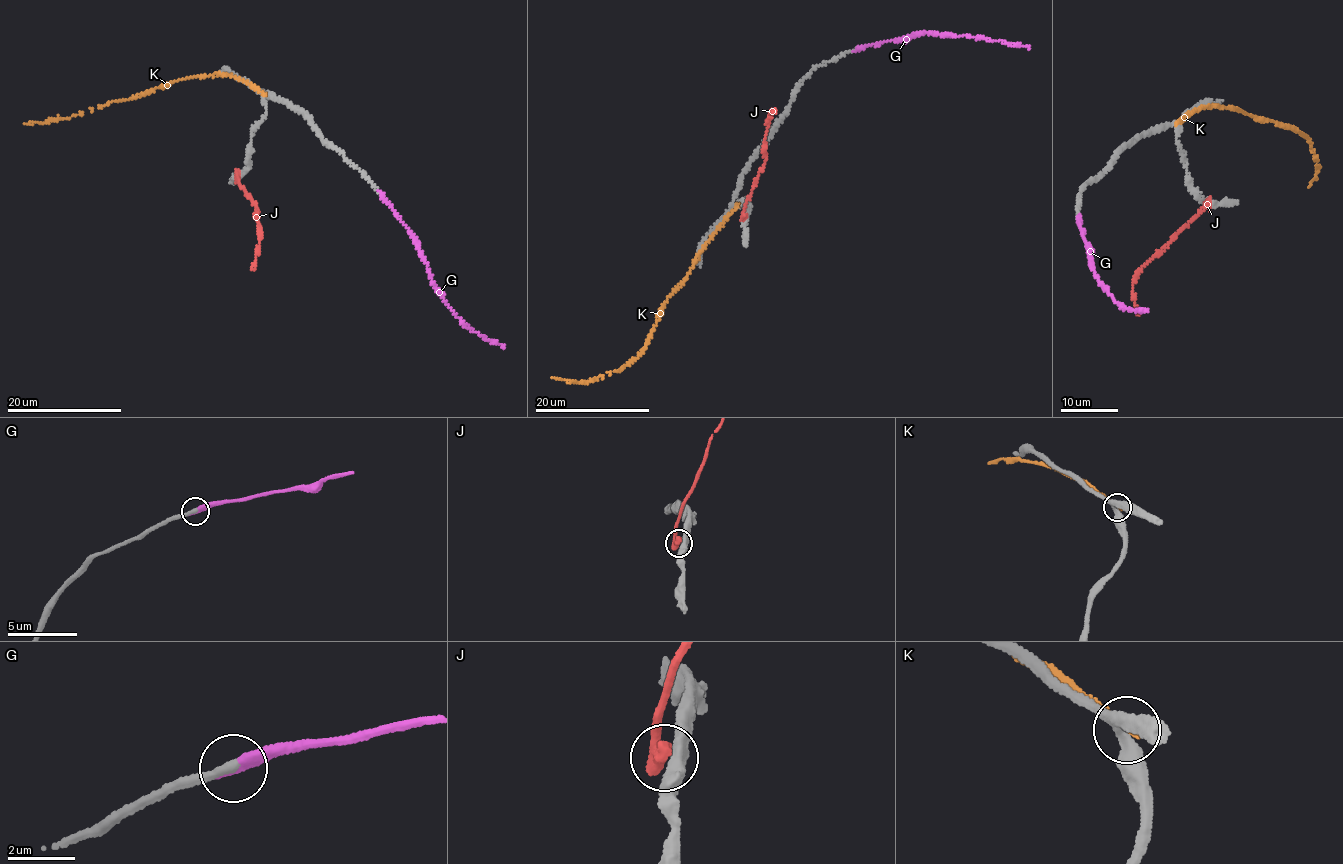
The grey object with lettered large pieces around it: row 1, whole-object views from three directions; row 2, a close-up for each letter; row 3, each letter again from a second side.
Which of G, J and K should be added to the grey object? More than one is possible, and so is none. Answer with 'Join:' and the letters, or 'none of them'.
Join: G

